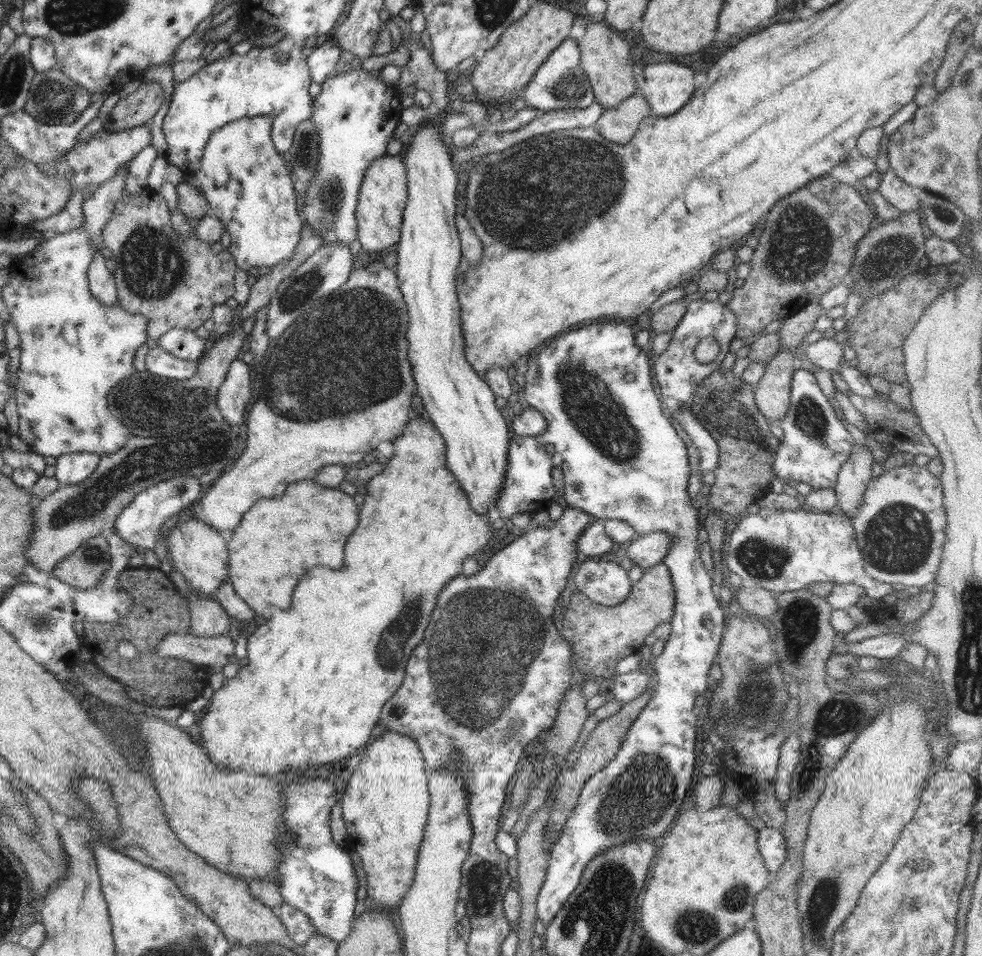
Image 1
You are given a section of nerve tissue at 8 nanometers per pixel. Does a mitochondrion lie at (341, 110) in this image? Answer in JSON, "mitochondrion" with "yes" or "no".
{"mitochondrion":"no"}

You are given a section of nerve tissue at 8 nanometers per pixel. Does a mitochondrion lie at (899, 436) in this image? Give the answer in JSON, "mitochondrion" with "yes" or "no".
{"mitochondrion":"no"}

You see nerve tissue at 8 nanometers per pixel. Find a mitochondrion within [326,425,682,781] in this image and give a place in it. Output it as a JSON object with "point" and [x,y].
{"point":[487,643]}

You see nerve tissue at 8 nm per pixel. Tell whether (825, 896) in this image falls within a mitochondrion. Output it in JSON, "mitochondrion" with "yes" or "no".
{"mitochondrion":"yes"}

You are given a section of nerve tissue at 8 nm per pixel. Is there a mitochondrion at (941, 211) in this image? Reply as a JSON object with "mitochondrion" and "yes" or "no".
{"mitochondrion":"yes"}

